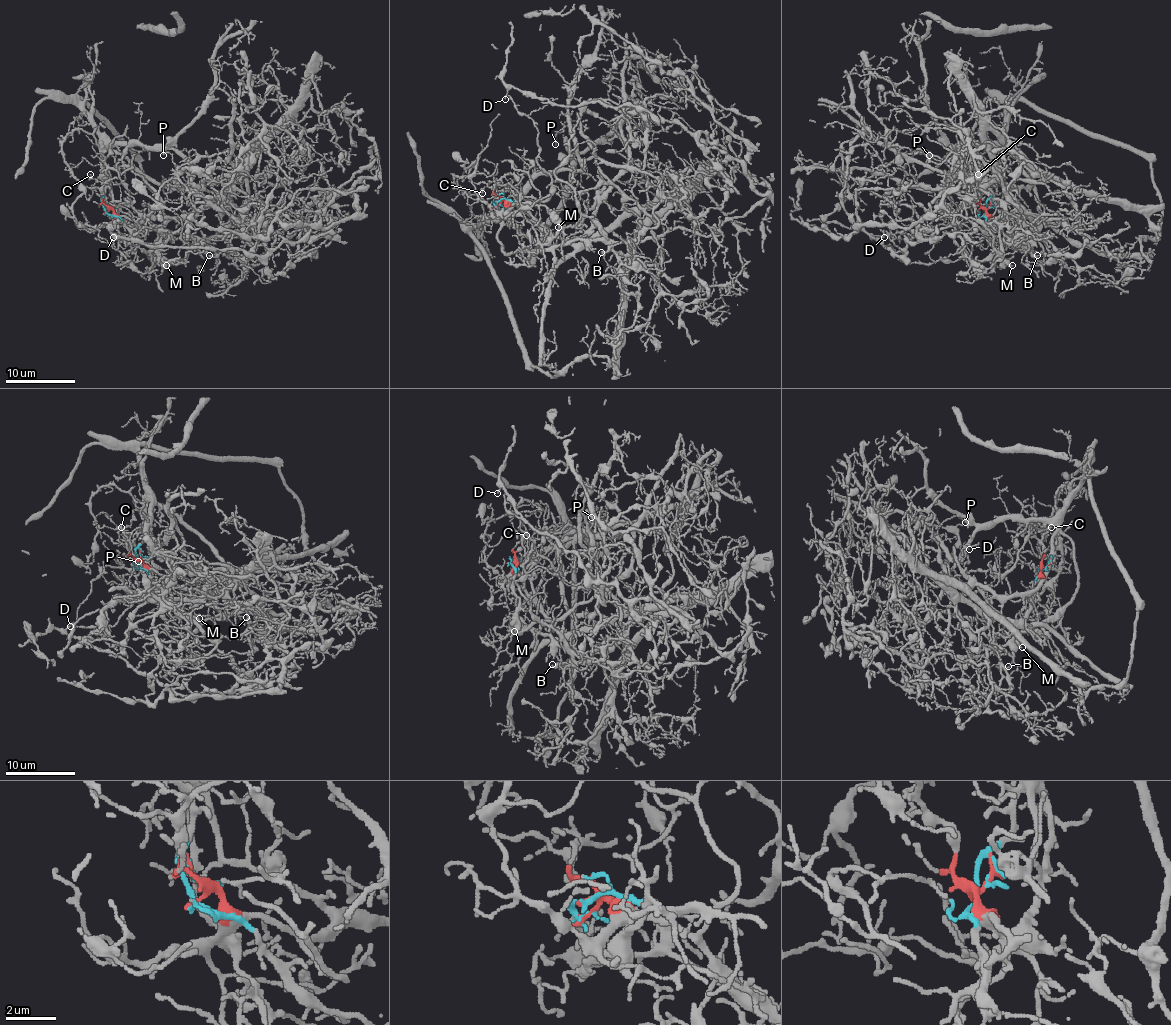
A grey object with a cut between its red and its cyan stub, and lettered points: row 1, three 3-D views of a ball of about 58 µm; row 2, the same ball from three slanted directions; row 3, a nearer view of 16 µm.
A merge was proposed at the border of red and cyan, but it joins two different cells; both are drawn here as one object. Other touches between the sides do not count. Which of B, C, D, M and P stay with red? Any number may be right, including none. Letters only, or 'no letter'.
B, C, D, P

